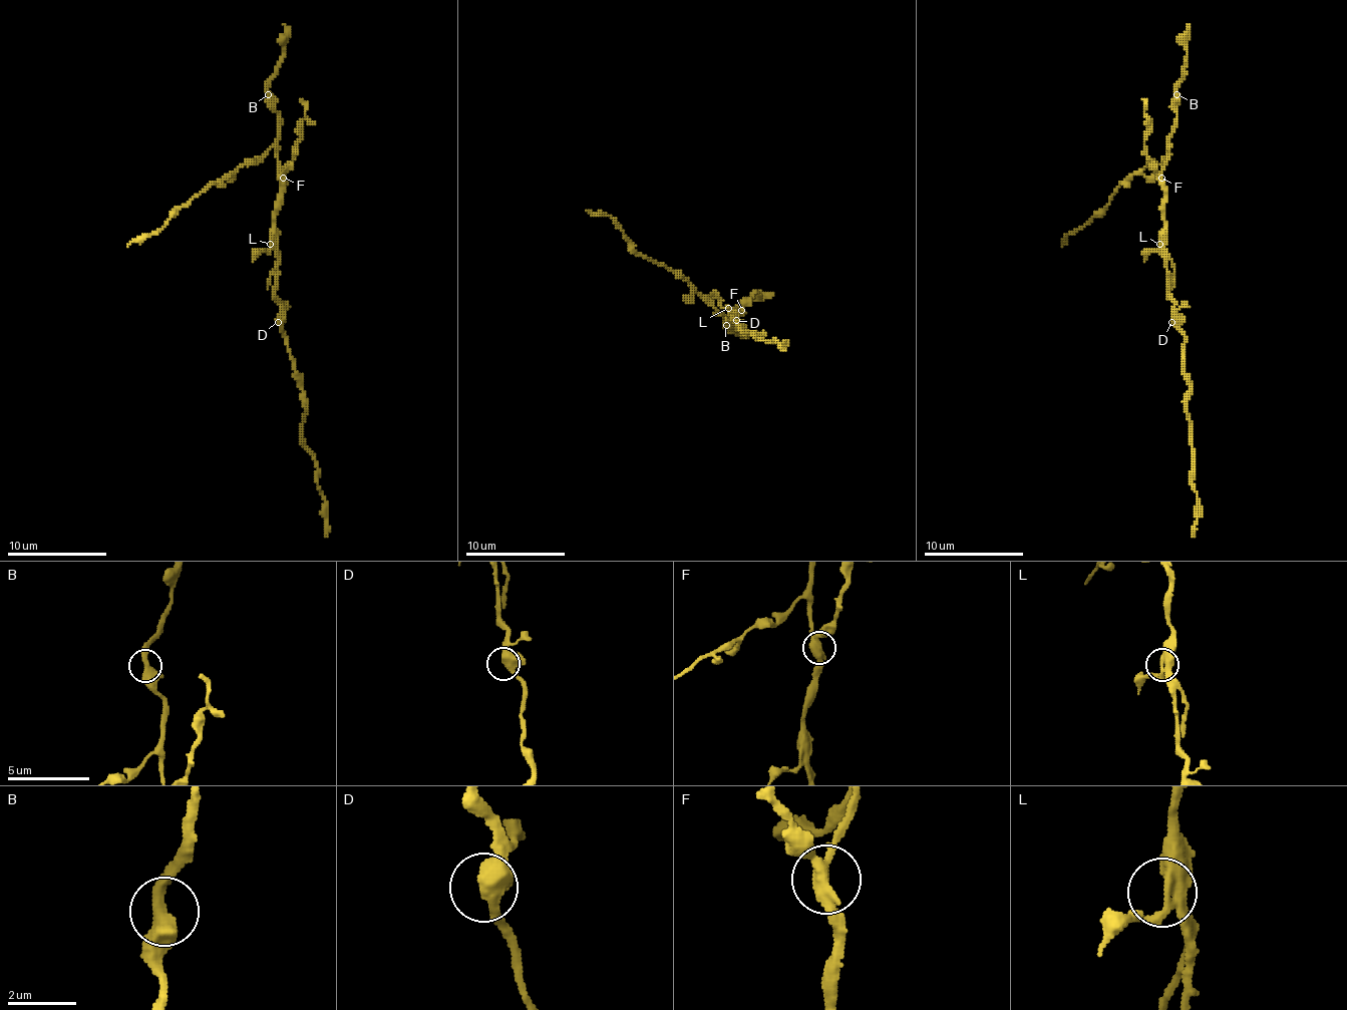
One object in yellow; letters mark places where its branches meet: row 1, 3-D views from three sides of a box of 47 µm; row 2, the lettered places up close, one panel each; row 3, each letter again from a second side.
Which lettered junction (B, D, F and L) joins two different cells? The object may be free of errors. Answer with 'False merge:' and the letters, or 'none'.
False merge: F

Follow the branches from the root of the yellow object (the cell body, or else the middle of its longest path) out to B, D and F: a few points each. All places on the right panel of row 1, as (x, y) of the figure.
B: (1164, 244), (1161, 166), (1169, 154), (1169, 134), (1176, 116), (1176, 94)
D: (1164, 244), (1166, 287), (1169, 299), (1174, 304), (1171, 322)
F: (1164, 244), (1161, 177)

